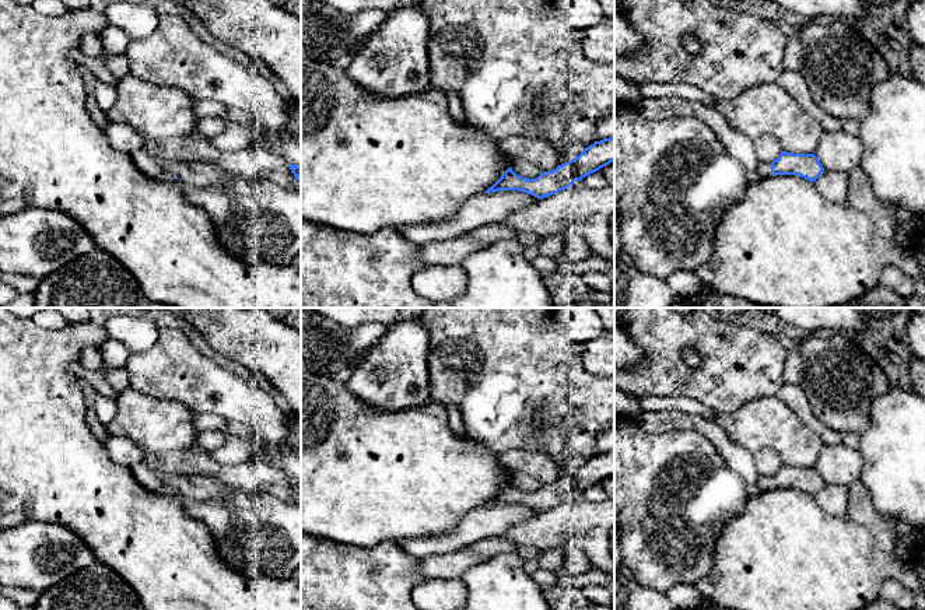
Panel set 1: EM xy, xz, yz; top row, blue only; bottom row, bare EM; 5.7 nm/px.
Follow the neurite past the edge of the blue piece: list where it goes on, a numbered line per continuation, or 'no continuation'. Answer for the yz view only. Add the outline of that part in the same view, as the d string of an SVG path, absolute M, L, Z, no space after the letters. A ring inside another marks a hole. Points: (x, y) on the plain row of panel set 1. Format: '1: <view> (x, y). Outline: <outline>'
1: yz (763, 484). Outline: M758 476L754 484L747 484L746 491L750 497L772 490L771 477Z

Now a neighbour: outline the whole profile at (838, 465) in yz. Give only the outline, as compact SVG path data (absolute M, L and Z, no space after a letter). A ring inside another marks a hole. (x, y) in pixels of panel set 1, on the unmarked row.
M844 444L823 445L814 469L824 484L835 484L849 487L865 469L865 458L859 449L851 449Z

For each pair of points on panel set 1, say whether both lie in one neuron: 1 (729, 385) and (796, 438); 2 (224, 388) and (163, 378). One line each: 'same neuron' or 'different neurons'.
1: different neurons
2: same neuron

